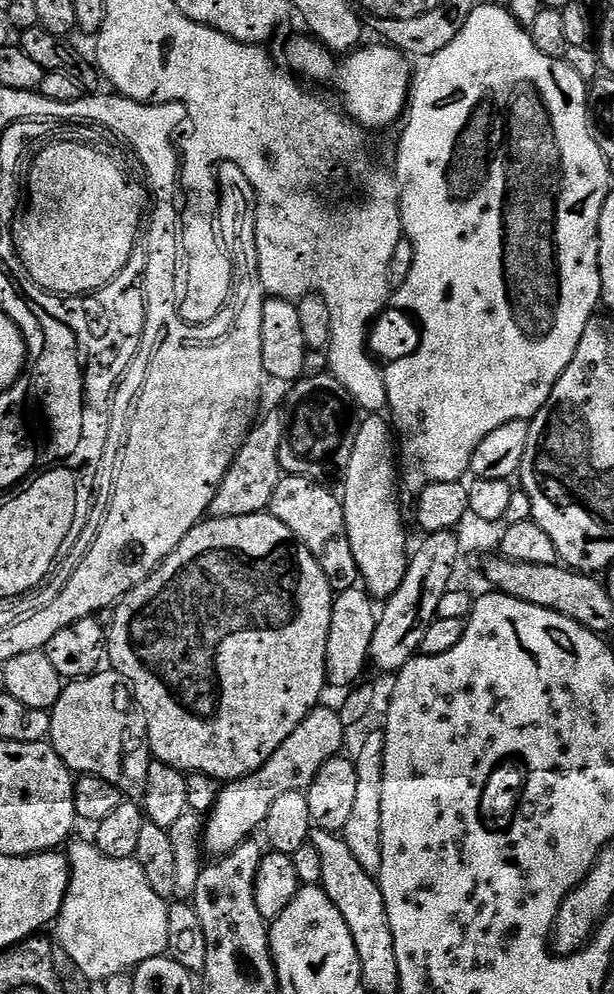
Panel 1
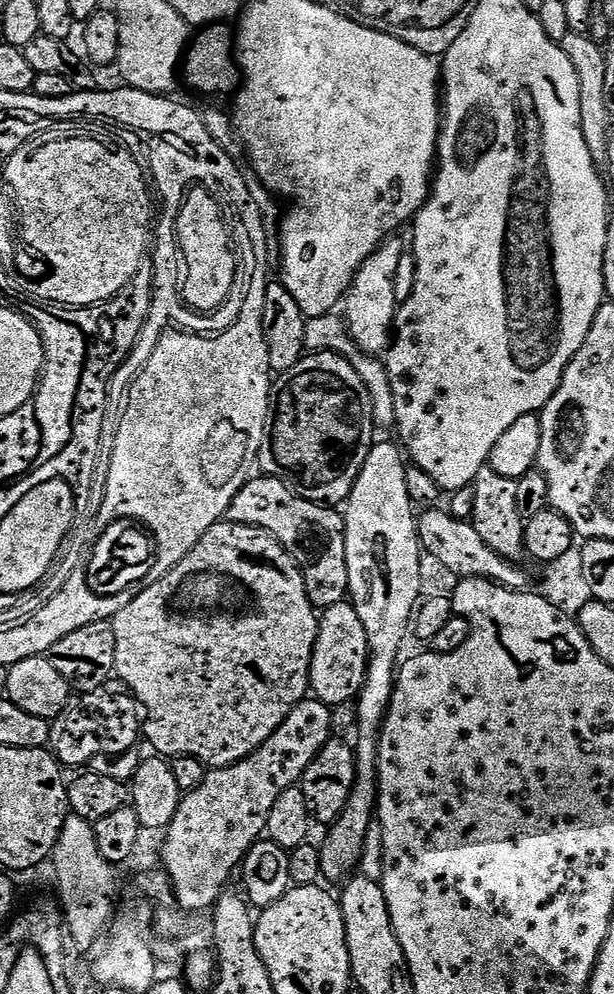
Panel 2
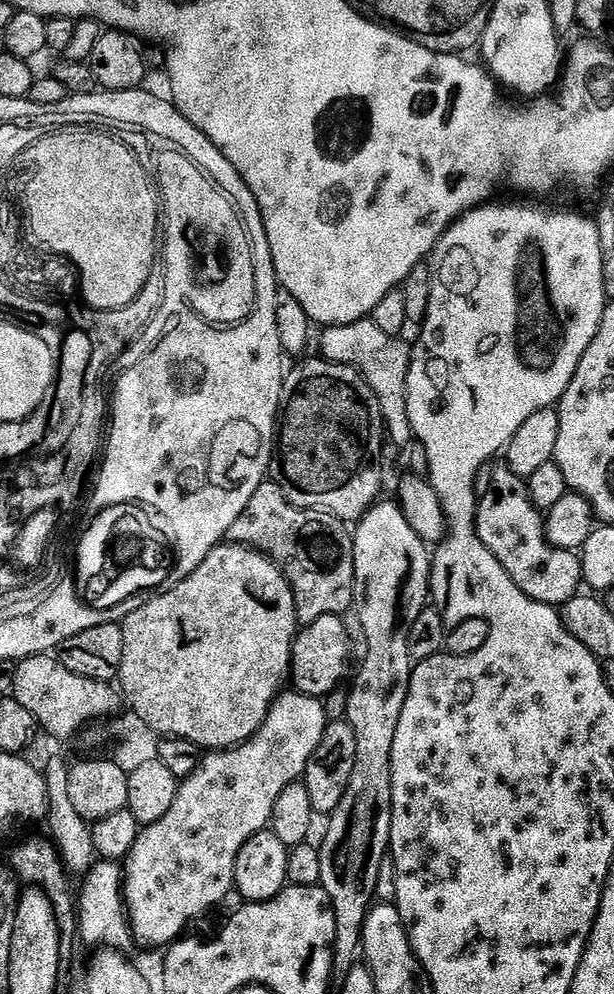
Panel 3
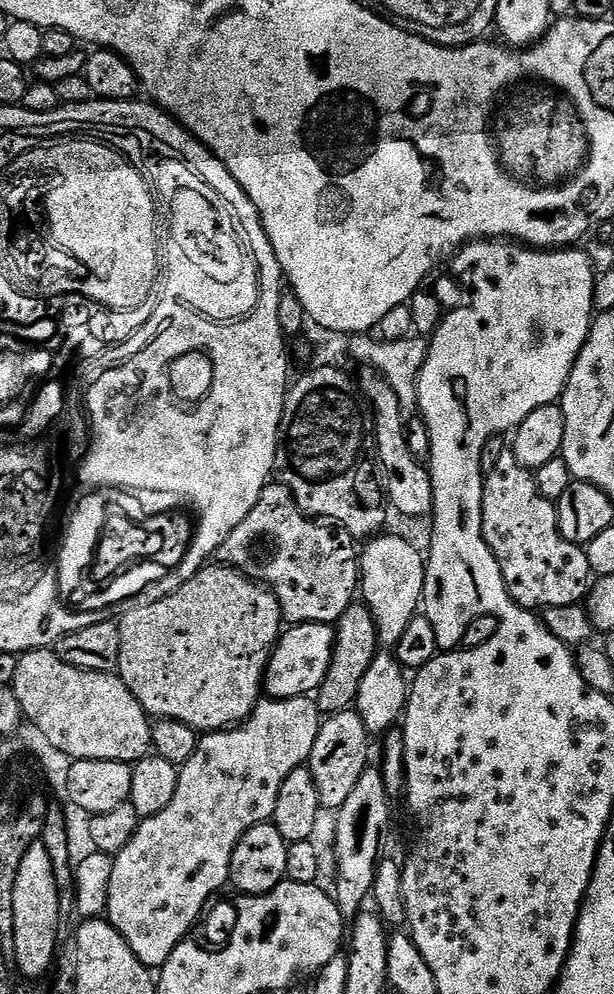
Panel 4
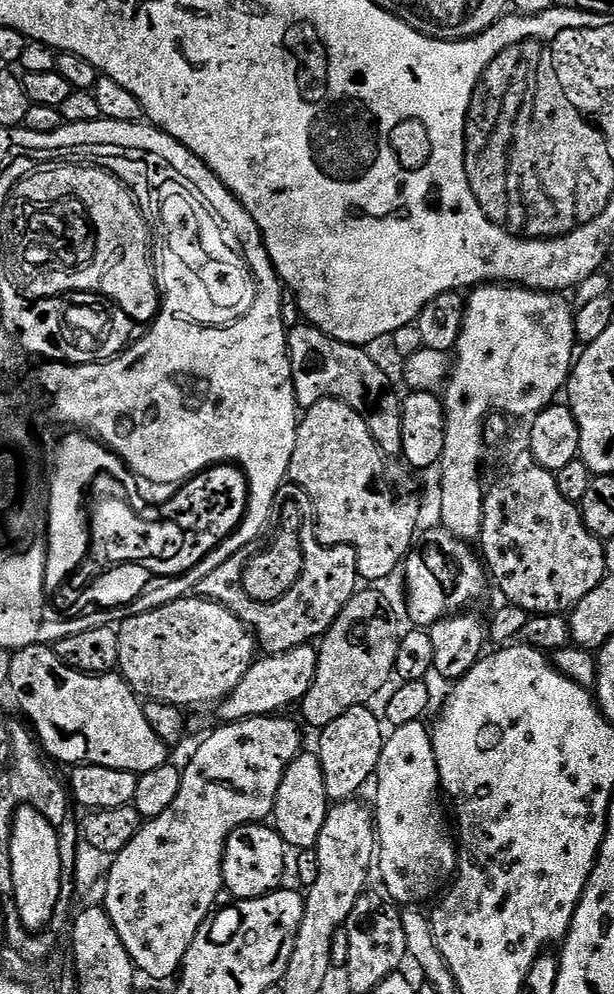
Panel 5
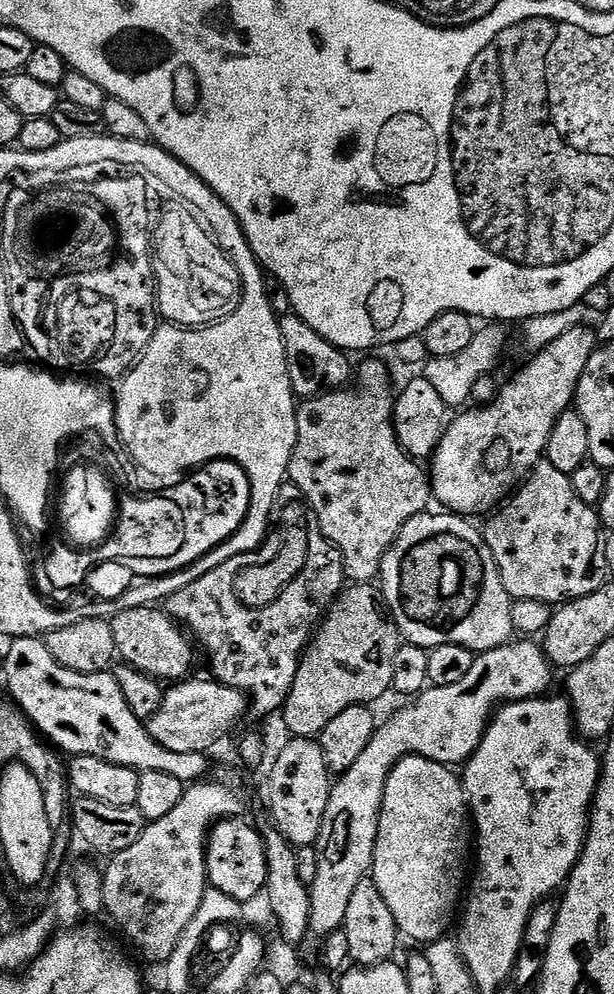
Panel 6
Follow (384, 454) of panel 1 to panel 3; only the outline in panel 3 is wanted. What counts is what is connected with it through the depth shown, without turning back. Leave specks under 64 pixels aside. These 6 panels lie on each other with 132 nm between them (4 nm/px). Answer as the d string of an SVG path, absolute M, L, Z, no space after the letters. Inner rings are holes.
M381 499L379 502L372 505L363 516L360 517L358 523L354 528L354 535L352 538L352 553L354 554L354 582L356 583L356 590L354 593L354 613L360 619L360 628L364 631L364 661L360 664L360 673L356 676L356 681L353 682L352 688L347 689L348 694L348 710L346 713L346 721L354 730L355 741L357 743L357 754L354 757L354 768L350 773L349 784L345 788L345 794L342 800L338 803L337 808L329 815L330 830L327 831L326 840L322 842L319 848L322 854L322 878L319 882L319 887L326 890L326 894L332 903L334 910L335 922L335 942L332 949L332 963L333 973L342 978L346 975L358 960L359 952L361 951L360 940L361 930L364 928L364 919L368 914L370 908L374 904L374 897L376 895L376 883L378 882L379 866L382 863L382 858L389 855L390 845L388 839L390 838L390 826L392 825L392 751L394 750L394 734L398 729L398 720L402 715L403 703L406 702L407 691L410 690L410 680L414 661L412 655L408 653L408 631L410 626L414 626L414 618L418 618L418 614L422 614L422 610L429 603L430 600L430 581L432 578L432 561L430 559L429 545L425 544L422 538L418 538L418 534L414 534L414 530L410 530L410 522L406 522L406 518L402 514L399 503Z

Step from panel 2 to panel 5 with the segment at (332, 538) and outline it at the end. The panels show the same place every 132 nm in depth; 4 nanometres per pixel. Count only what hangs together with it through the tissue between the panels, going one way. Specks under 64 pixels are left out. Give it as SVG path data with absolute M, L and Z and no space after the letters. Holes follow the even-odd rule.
M324 542L319 543L305 551L304 569L301 570L301 576L294 582L294 586L291 586L290 590L276 601L255 601L244 592L242 564L236 558L223 562L222 566L218 566L212 574L207 574L206 578L202 578L198 587L199 595L207 600L217 600L218 603L226 605L243 624L251 628L257 645L265 653L282 654L286 650L294 650L298 646L315 641L317 638L323 637L324 633L328 631L328 627L334 623L340 611L346 606L346 602L350 602L350 598L358 591L356 551L345 544L329 546Z

